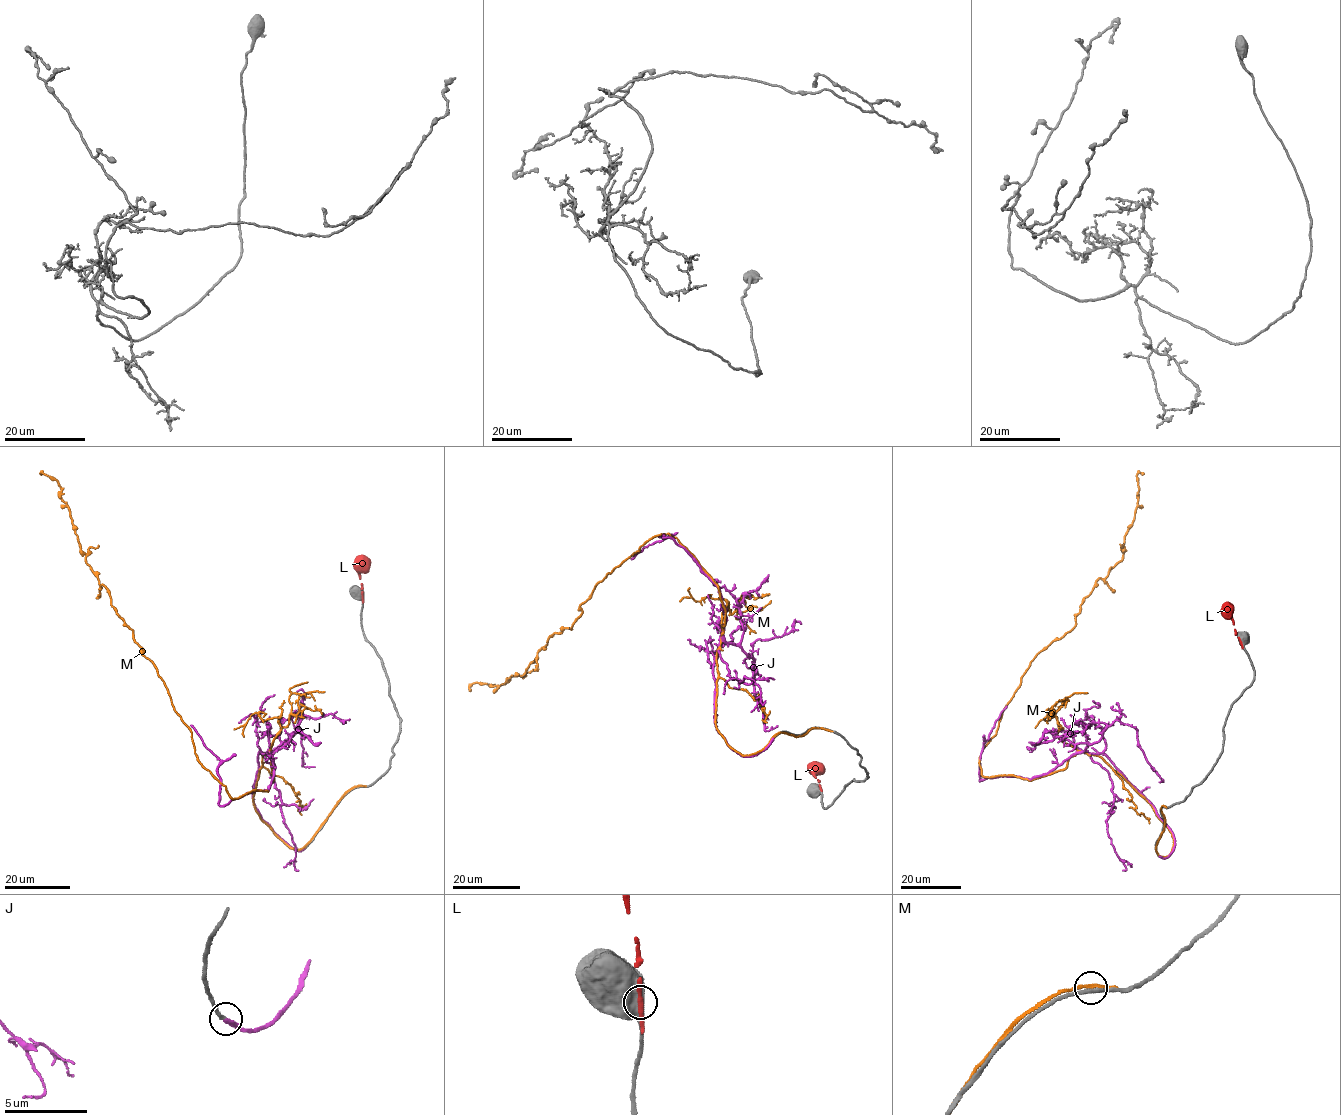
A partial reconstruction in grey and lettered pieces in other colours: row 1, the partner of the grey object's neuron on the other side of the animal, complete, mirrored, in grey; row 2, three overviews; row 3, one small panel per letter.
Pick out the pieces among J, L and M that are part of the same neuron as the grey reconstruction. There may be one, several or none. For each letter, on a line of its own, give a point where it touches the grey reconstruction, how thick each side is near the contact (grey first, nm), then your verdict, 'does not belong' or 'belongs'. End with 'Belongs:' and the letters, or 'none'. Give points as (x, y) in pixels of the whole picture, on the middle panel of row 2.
J: meets grey at (773, 738); 200 nm thick on the grey side, 240 nm on the other; belongs
L: meets grey at (820, 788); 950 nm thick on the grey side, 280 nm on the other; does not belong
M: meets grey at (826, 730); 220 nm thick on the grey side, 160 nm on the other; does not belong
Belongs: J

